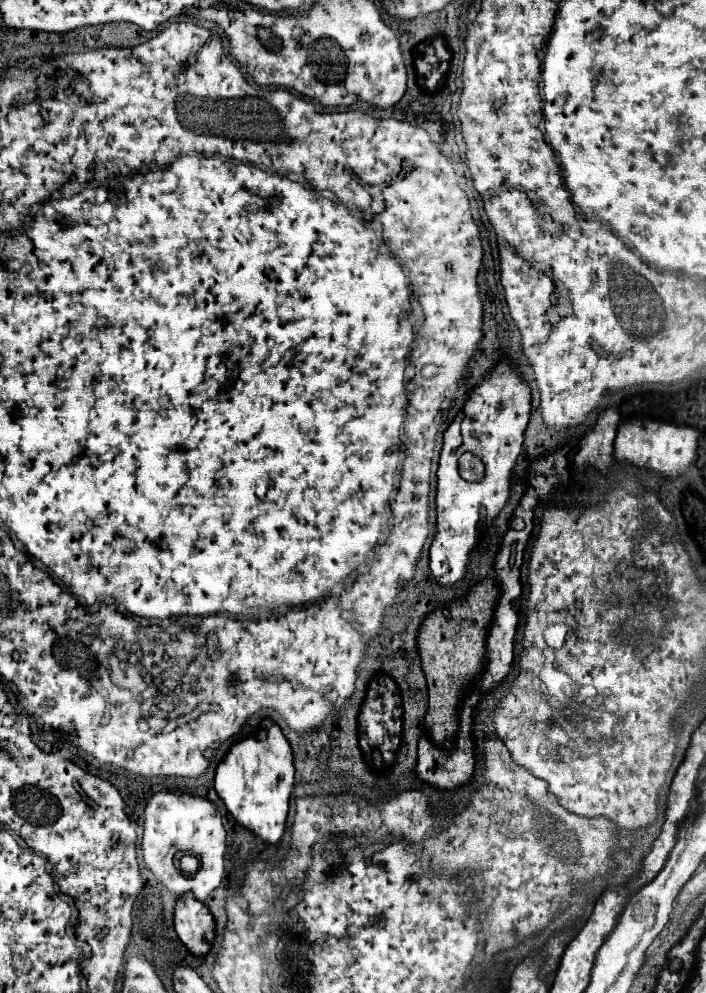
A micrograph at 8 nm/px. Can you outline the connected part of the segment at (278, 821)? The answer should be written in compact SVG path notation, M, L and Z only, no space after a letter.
M277 724L263 726L263 740L249 736L227 752L215 770L215 790L239 826L253 832L261 842L277 846L285 834L289 798L293 792L293 754Z

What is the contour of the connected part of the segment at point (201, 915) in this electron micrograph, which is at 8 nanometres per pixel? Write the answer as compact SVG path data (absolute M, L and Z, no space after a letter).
M181 896L175 906L175 932L193 956L205 958L215 940L215 922L193 896Z

